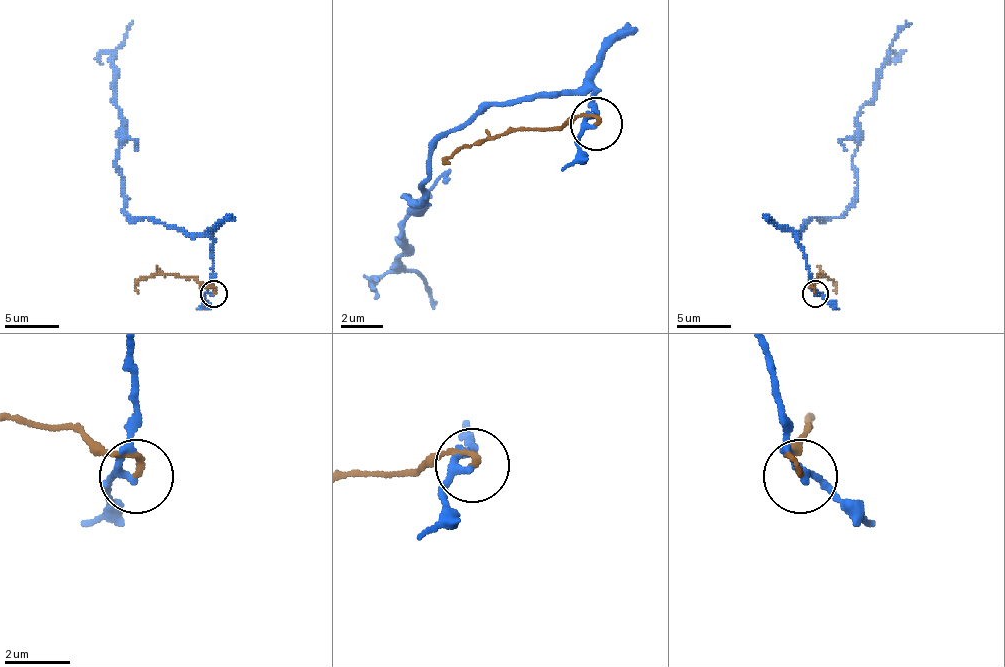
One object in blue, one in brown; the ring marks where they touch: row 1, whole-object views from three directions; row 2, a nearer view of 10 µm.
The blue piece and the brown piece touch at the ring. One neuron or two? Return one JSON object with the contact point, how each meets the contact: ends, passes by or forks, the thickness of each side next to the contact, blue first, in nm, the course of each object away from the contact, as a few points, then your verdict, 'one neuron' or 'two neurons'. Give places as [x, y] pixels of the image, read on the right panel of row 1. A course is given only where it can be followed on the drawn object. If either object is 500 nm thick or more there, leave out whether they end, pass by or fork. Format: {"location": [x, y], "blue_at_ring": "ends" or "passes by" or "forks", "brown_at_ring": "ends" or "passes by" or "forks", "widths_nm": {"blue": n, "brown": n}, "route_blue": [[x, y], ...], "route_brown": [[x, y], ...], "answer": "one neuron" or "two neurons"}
{"location": [815, 293], "blue_at_ring": "passes by", "brown_at_ring": "ends", "widths_nm": {"blue": 200, "brown": 170}, "route_blue": [[814, 295], [798, 236], [806, 223], [847, 209], [857, 188], [857, 112], [911, 24]], "route_brown": [[814, 293], [812, 285], [820, 274], [836, 285], [836, 293]], "answer": "two neurons"}

